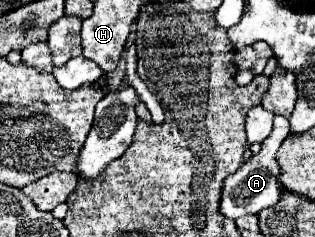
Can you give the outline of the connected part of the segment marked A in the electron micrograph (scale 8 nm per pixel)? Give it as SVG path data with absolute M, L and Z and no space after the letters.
M274 116L274 130L270 132L270 136L262 142L262 148L256 156L252 156L248 162L244 162L232 176L228 176L224 180L224 188L222 188L222 202L220 202L220 212L224 212L224 216L236 220L244 214L258 214L264 208L276 206L284 194L284 188L280 184L280 166L274 158L274 154L278 152L280 144L284 142L284 138L290 132L290 124L284 116Z

